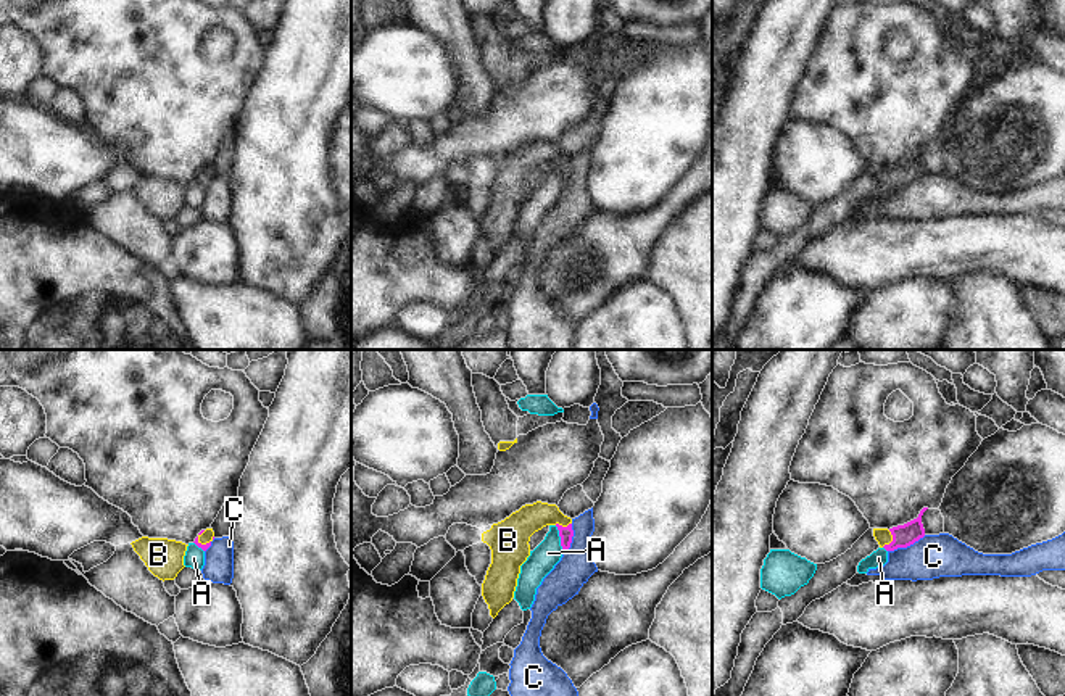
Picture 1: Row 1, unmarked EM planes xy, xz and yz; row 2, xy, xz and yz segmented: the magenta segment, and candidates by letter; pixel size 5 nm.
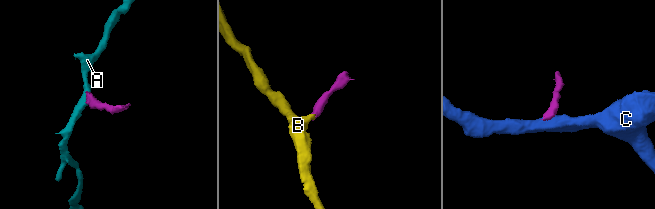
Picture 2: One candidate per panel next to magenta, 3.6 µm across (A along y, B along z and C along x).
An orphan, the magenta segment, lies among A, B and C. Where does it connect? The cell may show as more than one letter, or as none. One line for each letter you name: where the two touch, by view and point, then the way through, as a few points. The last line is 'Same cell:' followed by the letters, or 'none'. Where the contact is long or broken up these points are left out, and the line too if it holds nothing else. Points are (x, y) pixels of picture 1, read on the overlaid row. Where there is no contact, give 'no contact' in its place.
B: meets magenta in yz at (893, 540); runs through yz (904, 535), (893, 540), (882, 535)
Same cell: B

